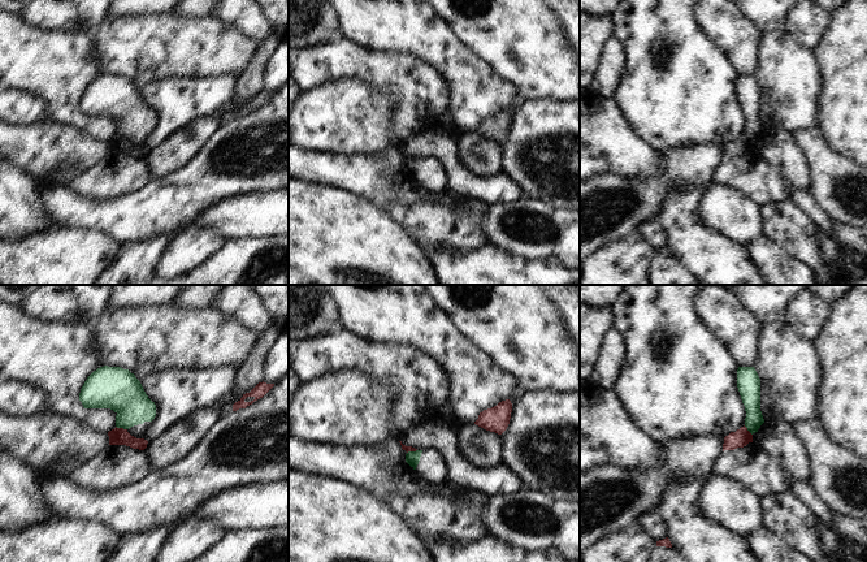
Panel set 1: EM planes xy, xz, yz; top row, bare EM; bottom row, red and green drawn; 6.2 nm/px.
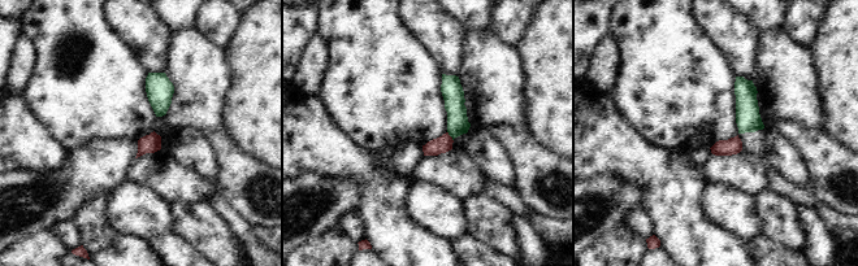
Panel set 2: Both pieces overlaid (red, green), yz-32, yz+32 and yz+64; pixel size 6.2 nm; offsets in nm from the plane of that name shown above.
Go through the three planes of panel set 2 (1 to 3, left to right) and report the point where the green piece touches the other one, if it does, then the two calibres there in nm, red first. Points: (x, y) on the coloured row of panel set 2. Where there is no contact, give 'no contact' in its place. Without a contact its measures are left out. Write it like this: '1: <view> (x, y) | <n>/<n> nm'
1: no contact
2: yz+32 (450, 136) | 110/130 nm
3: no contact

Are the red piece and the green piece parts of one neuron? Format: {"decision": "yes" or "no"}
{"decision": "no"}

